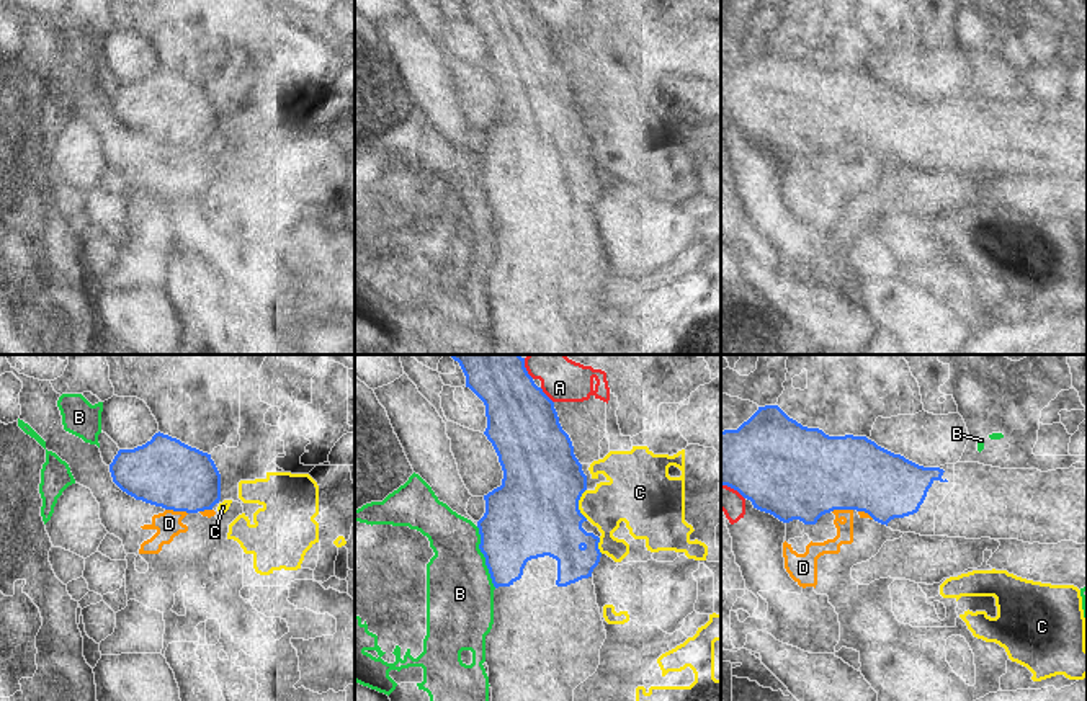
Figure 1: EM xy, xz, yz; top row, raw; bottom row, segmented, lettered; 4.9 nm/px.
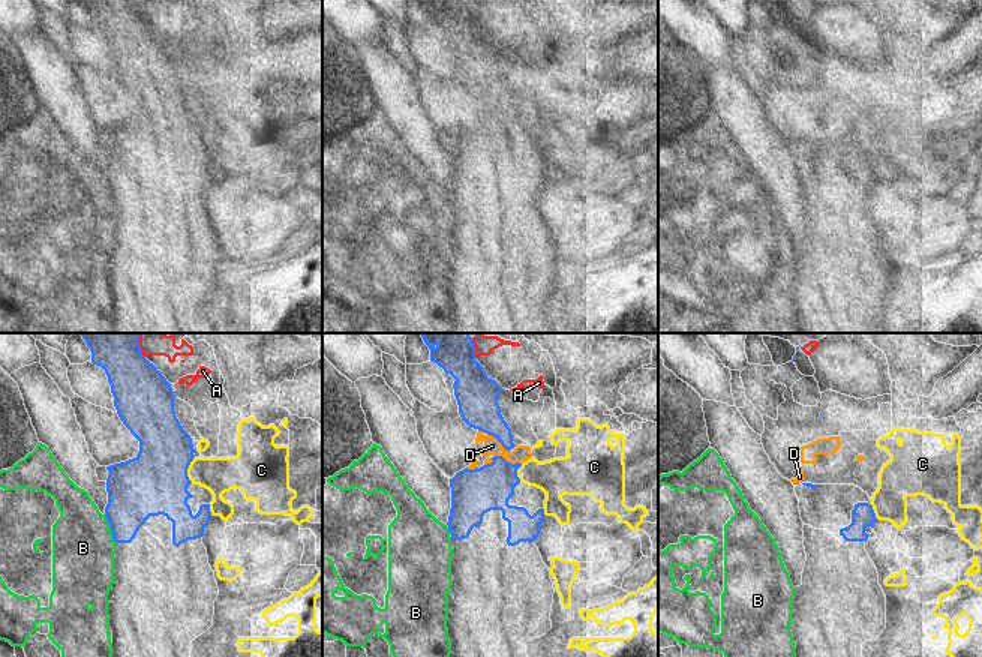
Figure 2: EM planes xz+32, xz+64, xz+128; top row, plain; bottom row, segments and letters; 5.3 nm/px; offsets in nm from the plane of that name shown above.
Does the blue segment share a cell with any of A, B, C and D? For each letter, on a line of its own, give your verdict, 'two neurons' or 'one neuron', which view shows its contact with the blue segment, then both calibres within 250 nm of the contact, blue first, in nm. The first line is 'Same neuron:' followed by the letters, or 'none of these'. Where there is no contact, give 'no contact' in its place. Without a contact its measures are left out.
Same neuron: D
A: two neurons; contact in xz; calibres 360 and 180 nm
B: two neurons; contact in xz; calibres 380 and 340 nm
C: two neurons; contact in xz; calibres 440 and 240 nm
D: one neuron; contact in xy; calibres 340 and 130 nm

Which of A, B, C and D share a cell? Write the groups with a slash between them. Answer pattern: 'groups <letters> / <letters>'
groups A / B / C / D

